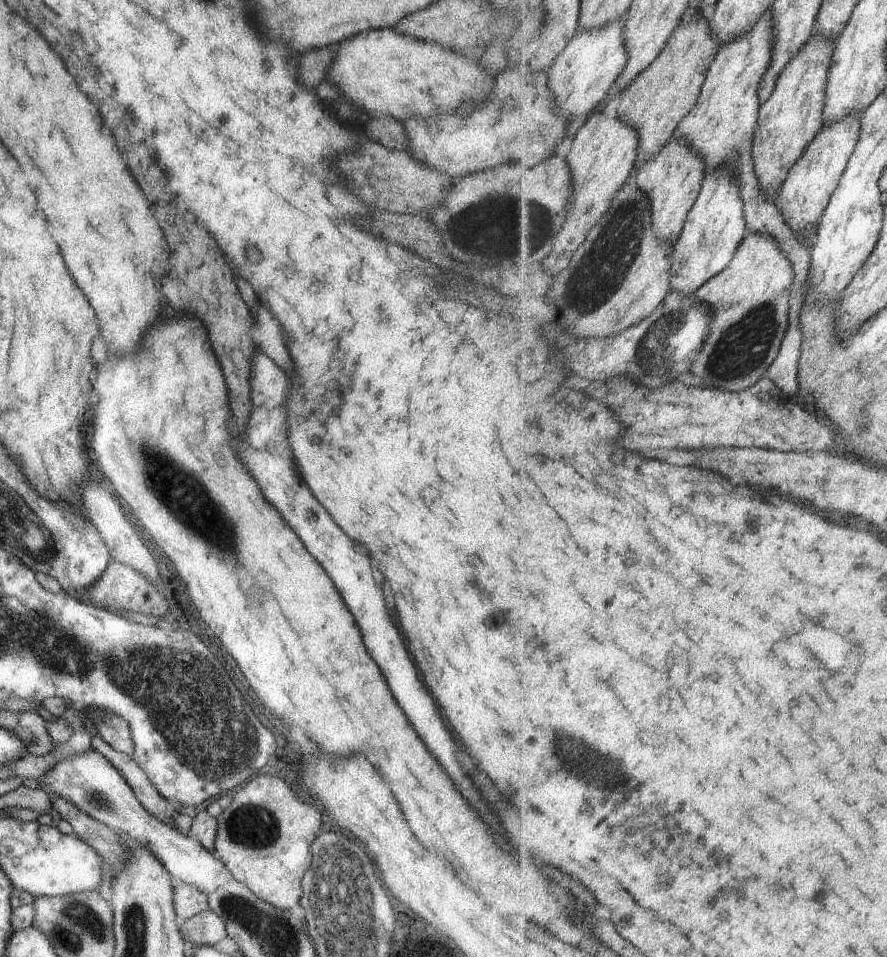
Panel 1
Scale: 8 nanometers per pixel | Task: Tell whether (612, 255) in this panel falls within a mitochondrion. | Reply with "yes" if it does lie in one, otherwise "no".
yes

